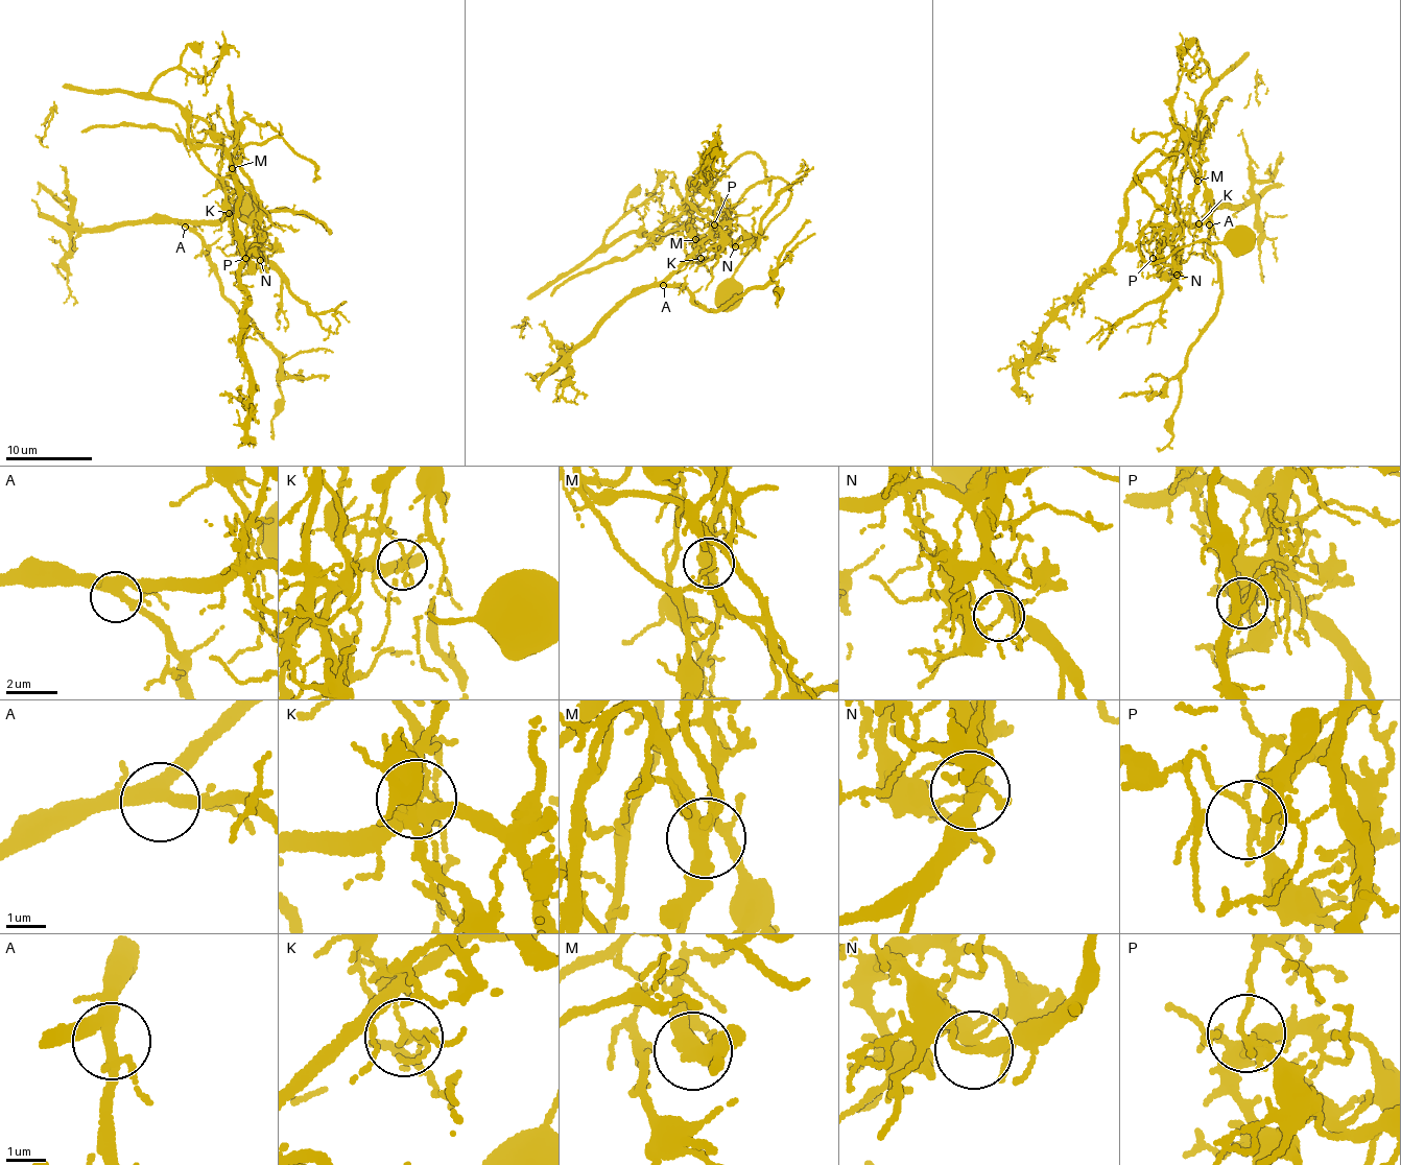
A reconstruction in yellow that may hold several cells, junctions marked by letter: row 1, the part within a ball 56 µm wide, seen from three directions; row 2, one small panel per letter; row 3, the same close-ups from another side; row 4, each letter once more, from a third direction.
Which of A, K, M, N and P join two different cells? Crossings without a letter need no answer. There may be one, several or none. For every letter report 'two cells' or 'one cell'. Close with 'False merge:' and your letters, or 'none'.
A: one cell
K: two cells
M: two cells
N: two cells
P: one cell
False merge: K, M, N

